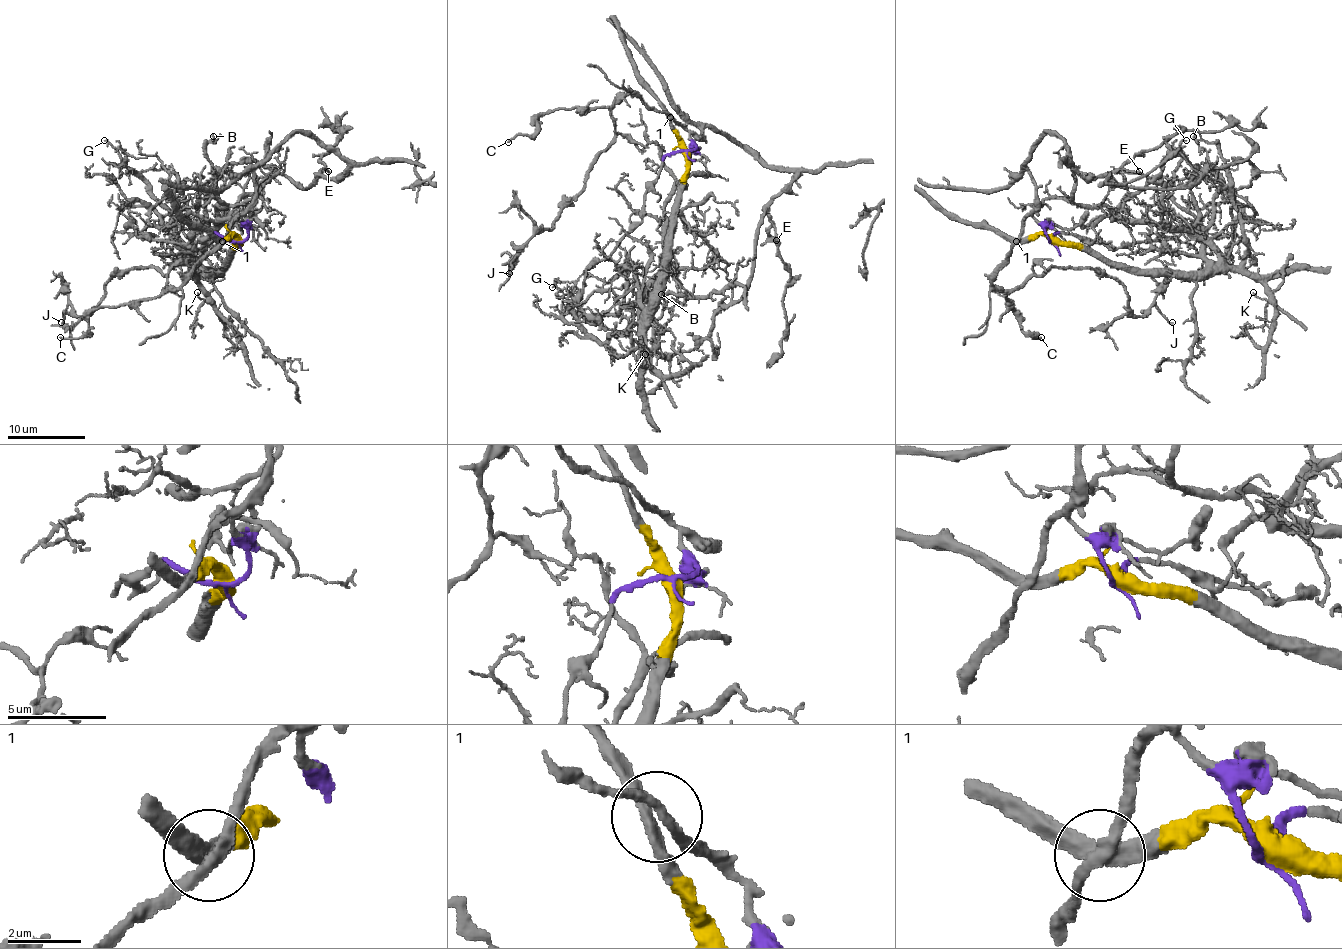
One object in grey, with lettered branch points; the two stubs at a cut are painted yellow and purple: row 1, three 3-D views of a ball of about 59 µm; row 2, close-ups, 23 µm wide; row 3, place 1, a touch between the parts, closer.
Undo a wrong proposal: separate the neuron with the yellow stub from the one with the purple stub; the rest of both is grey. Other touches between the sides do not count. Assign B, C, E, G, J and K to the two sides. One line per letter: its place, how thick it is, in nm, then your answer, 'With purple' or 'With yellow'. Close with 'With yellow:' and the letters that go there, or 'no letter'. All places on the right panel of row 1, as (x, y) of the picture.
B: Place: (1193, 136). Thickness 180 nm. With yellow
C: Place: (1041, 337). Thickness 160 nm. With purple
E: Place: (1139, 171). Thickness 180 nm. With purple
G: Place: (1186, 140). Thickness 70 nm. With yellow
J: Place: (1172, 322). Thickness 140 nm. With purple
K: Place: (1253, 292). Thickness 100 nm. With yellow
With yellow: B, G, K

